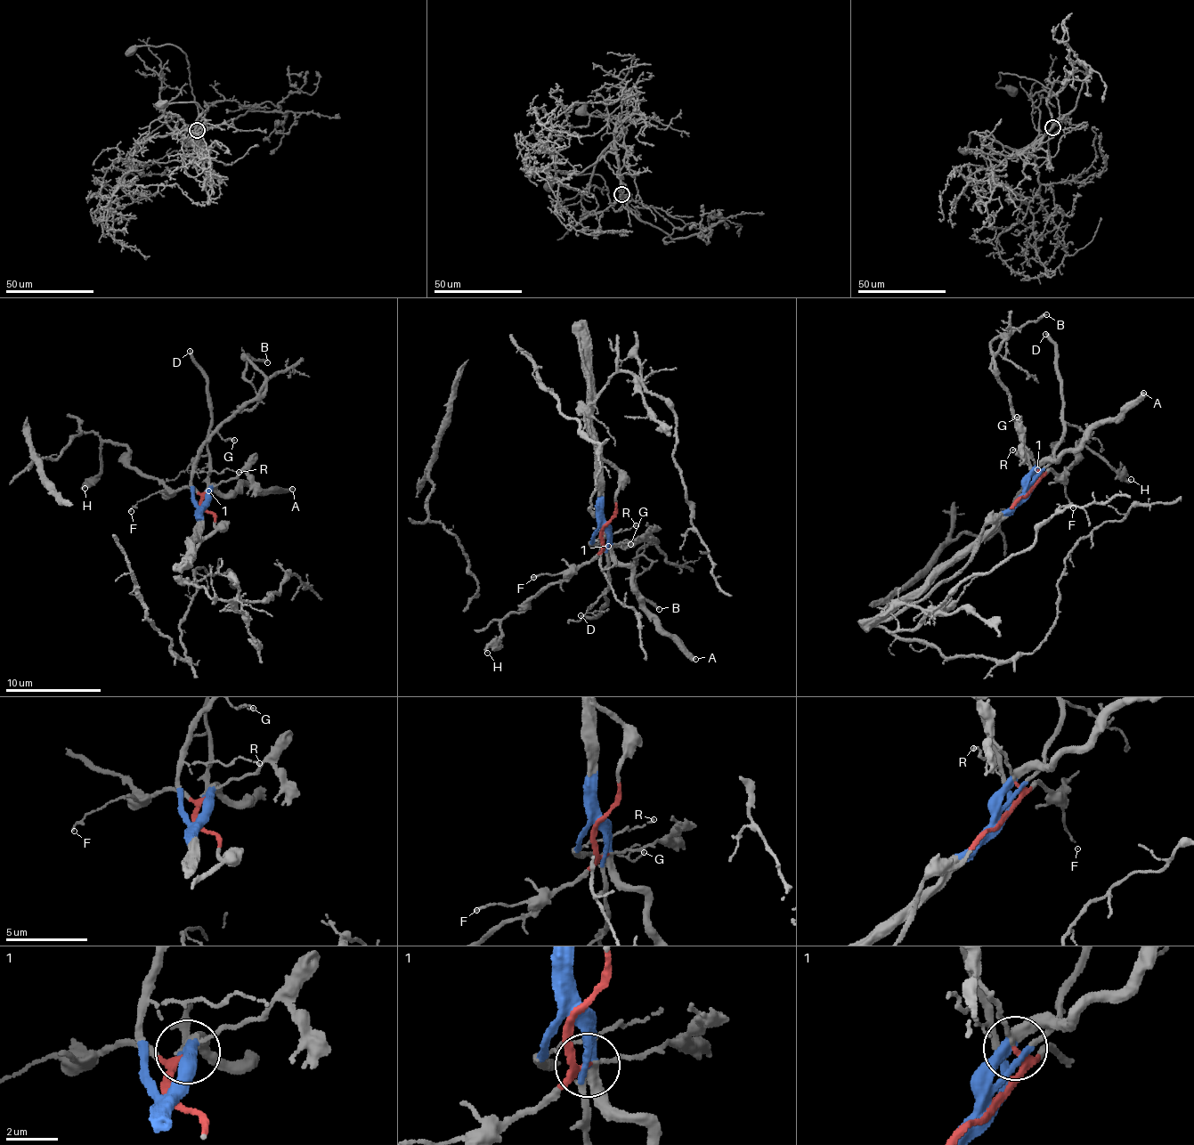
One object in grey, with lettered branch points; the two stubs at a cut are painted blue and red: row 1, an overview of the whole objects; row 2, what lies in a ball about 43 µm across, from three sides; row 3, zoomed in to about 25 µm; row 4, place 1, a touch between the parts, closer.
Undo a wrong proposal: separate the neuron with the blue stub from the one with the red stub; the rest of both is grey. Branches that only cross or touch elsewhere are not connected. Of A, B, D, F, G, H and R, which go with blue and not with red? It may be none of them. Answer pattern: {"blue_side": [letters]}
{"blue_side": ["A", "B", "D", "G", "R"]}

